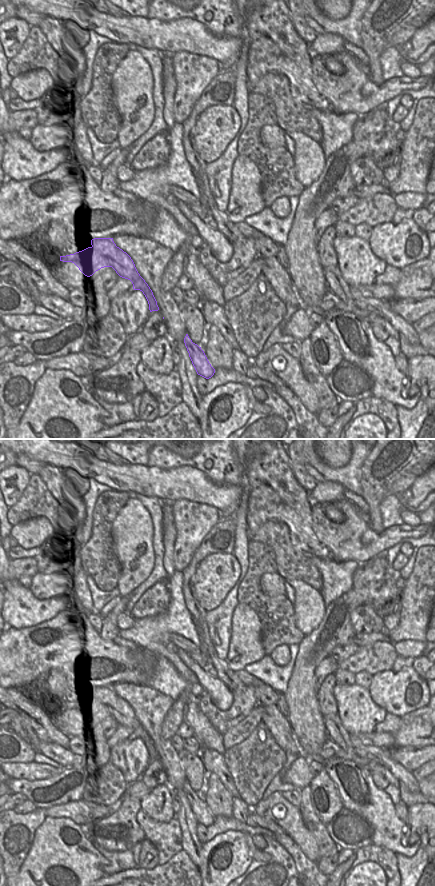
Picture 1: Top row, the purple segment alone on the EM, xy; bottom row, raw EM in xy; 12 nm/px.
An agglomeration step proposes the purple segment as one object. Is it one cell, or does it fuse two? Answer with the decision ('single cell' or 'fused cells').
fused cells

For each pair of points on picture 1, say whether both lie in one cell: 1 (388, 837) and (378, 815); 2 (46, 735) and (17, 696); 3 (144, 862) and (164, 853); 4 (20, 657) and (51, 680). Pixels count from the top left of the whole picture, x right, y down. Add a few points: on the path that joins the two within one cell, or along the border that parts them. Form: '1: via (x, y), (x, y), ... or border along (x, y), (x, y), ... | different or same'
1: via (388, 832), (388, 828), (383, 820) | same
2: via (43, 725), (40, 719), (27, 706) | same
3: border along (145, 838), (155, 847), (159, 864) | different
4: border along (66, 676), (58, 670), (51, 670), (40, 679) | different

